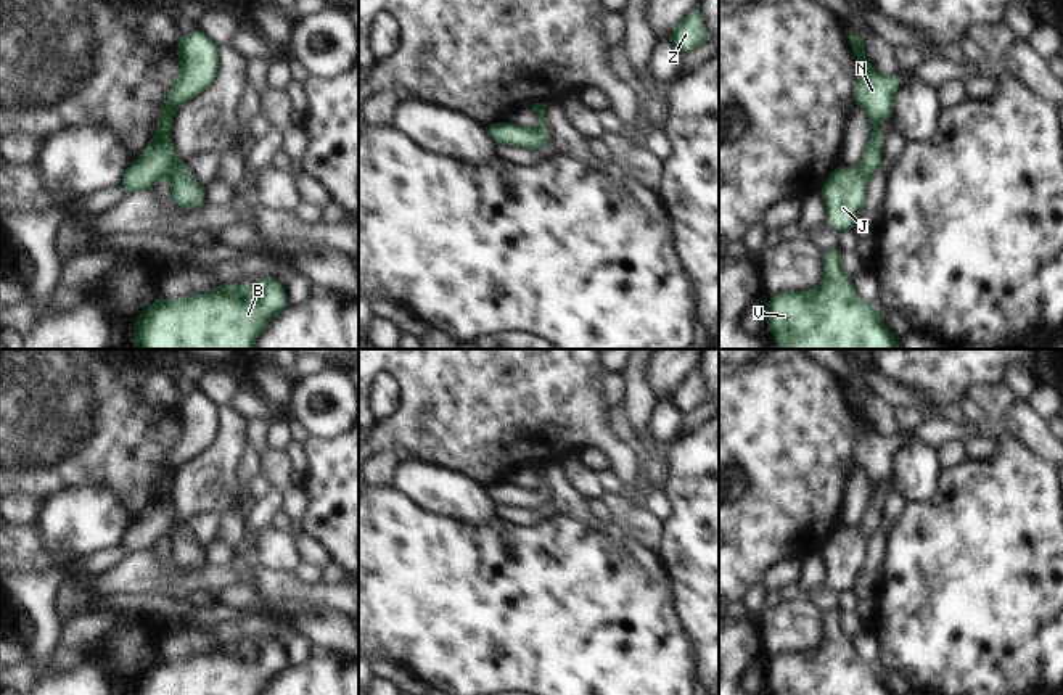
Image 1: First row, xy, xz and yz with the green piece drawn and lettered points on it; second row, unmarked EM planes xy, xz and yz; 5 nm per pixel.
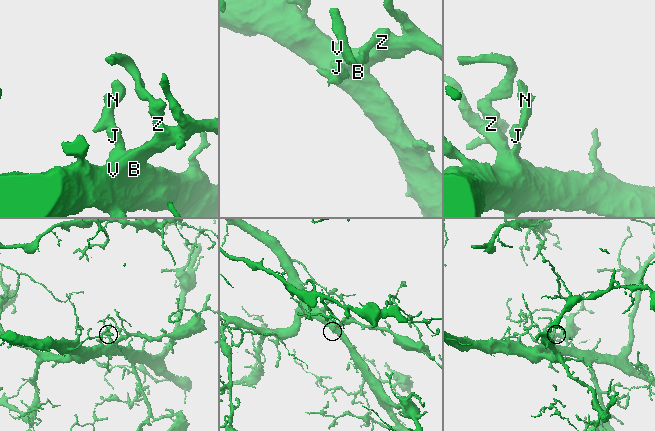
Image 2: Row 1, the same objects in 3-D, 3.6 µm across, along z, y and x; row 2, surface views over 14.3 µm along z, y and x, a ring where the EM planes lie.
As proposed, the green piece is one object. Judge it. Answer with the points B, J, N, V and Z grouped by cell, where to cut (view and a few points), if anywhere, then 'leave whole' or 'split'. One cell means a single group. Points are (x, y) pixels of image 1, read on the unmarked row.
groups B J N V Z; cut none; leave whole

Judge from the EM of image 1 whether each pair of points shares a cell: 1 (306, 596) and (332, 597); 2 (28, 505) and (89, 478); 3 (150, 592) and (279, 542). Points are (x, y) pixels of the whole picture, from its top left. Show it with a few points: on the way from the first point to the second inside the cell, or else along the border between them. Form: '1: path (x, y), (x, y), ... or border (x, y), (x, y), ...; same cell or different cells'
1: path (312, 596), (325, 596); same cell
2: border (16, 491), (28, 493), (41, 505); different cells
3: border (253, 560), (288, 573); different cells

